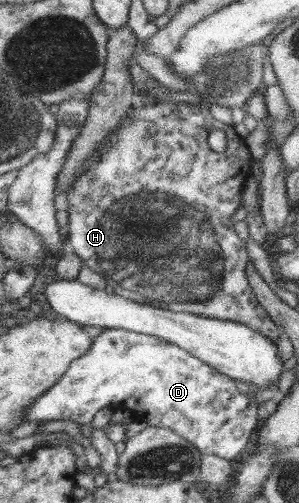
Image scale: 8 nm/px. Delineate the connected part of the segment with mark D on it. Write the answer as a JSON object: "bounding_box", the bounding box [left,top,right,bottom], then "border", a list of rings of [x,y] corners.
{"bounding_box":[24,328,259,462],"border":[[[104,328],[102,333],[94,338],[90,352],[78,358],[62,381],[31,405],[24,423],[72,420],[81,425],[91,425],[97,412],[104,407],[110,407],[114,412],[131,411],[135,421],[174,430],[203,455],[215,455],[236,462],[241,450],[249,442],[249,436],[259,424],[258,406],[255,398],[249,398],[239,392],[232,378],[221,374],[181,347],[139,331]]]}

